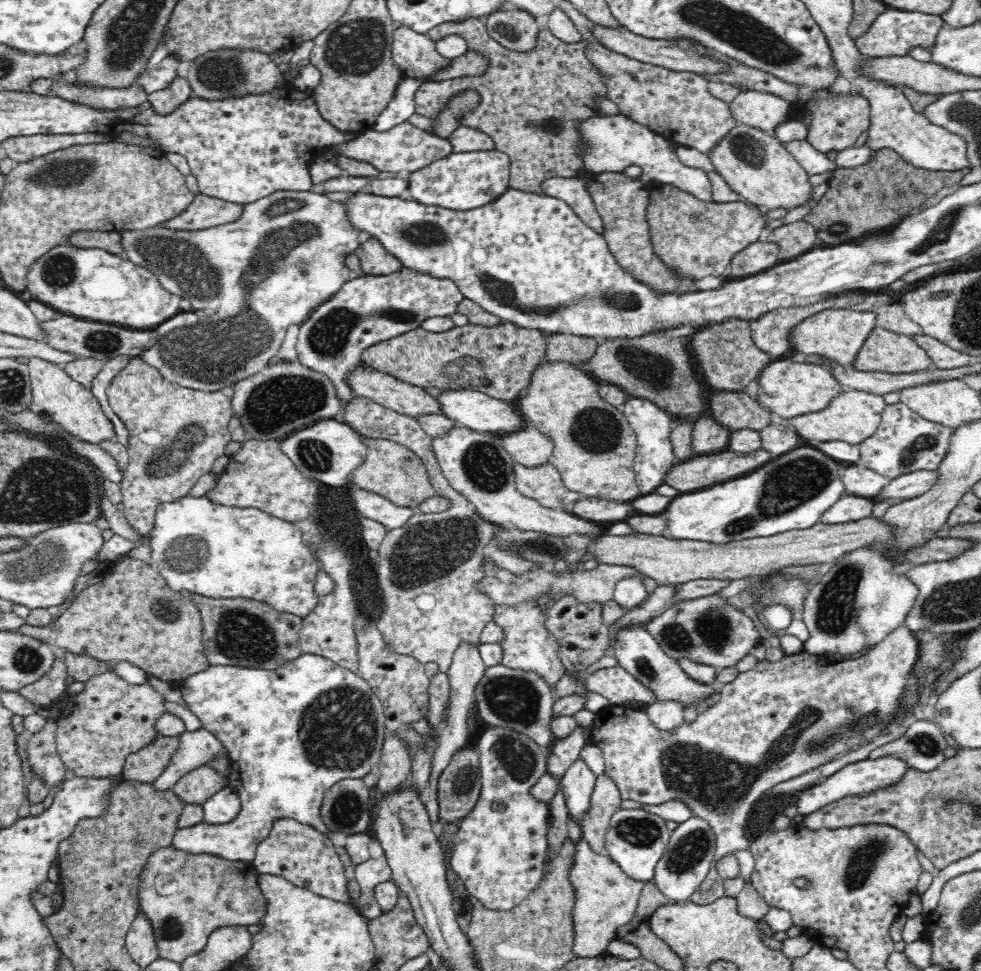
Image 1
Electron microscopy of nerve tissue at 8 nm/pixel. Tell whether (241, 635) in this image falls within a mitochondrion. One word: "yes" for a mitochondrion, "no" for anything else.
yes

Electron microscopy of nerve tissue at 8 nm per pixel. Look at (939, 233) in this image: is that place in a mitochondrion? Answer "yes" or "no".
yes

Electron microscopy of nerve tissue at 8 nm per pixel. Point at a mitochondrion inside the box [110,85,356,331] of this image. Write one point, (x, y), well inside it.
(287, 237)

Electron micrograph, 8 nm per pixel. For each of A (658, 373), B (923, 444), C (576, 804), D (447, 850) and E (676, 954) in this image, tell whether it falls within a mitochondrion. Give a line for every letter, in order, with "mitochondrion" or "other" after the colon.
A: mitochondrion
B: mitochondrion
C: other
D: other
E: other

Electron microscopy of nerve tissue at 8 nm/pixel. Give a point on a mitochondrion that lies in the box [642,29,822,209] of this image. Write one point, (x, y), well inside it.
(746, 149)

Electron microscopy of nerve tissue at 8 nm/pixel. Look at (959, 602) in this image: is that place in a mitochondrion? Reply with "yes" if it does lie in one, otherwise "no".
yes

